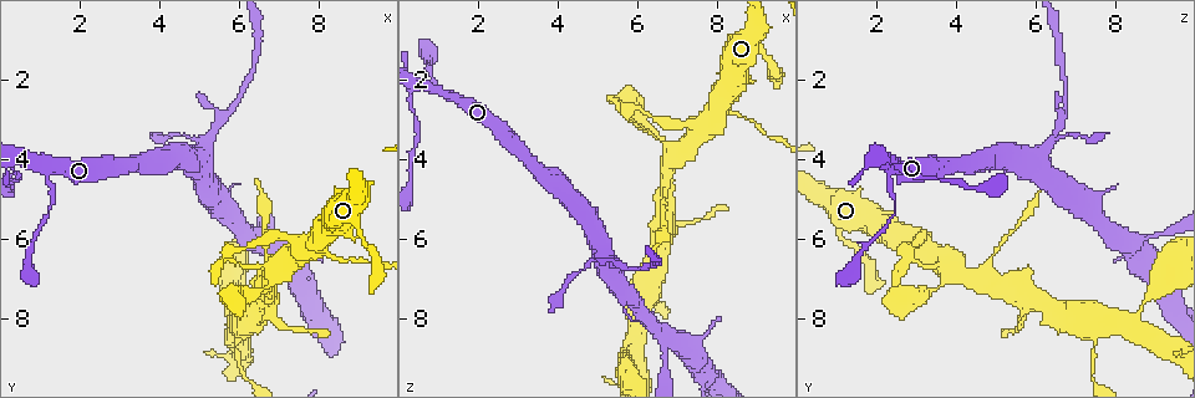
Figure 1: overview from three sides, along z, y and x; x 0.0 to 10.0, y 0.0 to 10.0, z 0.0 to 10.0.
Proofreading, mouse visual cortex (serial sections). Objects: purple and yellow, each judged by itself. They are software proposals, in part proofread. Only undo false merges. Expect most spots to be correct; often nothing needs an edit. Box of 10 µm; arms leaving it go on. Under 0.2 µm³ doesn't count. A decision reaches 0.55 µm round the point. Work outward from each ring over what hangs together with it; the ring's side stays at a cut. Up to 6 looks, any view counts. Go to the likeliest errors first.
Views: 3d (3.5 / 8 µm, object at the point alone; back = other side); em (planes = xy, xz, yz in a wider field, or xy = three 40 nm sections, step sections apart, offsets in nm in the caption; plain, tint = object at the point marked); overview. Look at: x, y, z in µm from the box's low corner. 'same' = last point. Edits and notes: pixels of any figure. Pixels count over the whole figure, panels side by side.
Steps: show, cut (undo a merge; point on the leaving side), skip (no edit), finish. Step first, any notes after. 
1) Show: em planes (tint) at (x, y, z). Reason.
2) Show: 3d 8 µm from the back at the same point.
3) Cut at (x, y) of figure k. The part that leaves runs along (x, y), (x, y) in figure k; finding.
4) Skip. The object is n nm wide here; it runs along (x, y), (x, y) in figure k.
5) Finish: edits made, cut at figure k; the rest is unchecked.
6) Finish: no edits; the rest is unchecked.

Show: 3d 3.5 µm at (0.70, 3.95, 2.15).

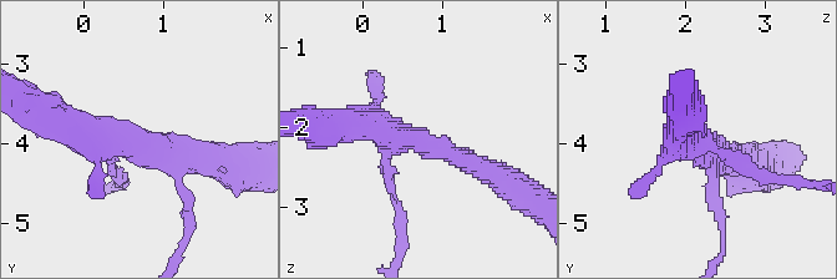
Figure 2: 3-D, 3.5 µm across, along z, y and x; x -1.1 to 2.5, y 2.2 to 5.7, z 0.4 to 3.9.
Show: em xy step 2 (tint) at (0.60, 4.00, 2.10). 4 arms meet here; the arms are 150, 150, 300, 300 nm wide; now the EM.

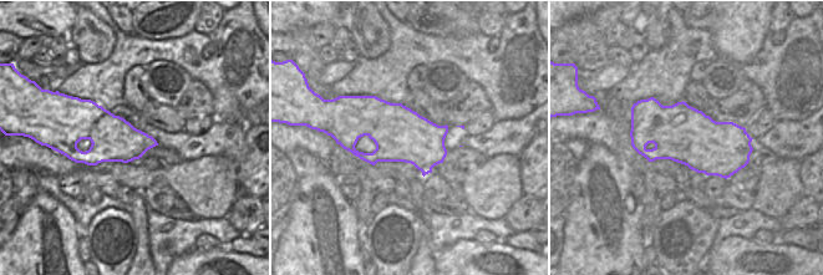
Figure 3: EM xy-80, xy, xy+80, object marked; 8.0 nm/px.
Skip. It runs along (487, 170), (402, 138), (387, 151), (391, 192) in figure 2; continuous, no second cell.

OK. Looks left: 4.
Show: em xy step 5 (tint) at (5.15, 3.85, 6.10). Arms part here.

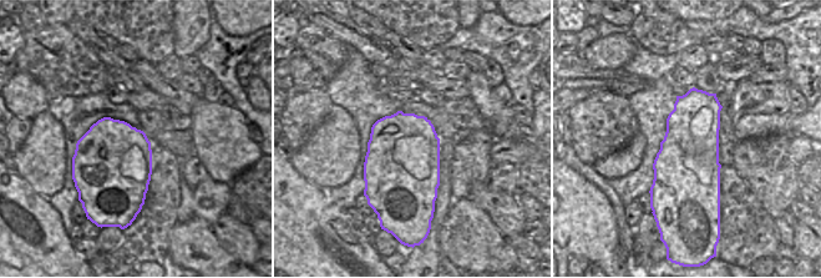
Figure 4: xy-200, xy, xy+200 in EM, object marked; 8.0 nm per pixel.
Show: 3d 3.5 µm at the same point. Wider look.

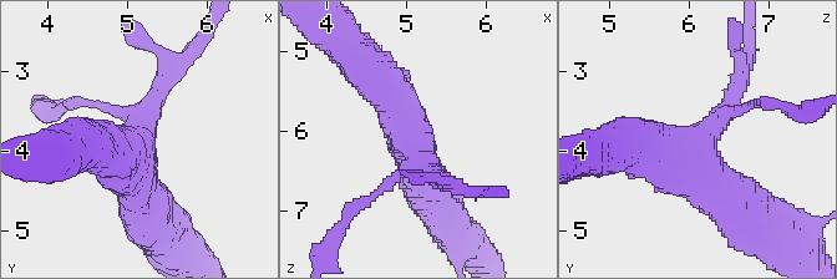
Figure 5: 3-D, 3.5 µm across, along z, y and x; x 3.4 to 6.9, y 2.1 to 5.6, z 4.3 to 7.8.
Skip. The arms are 300, 500, 600 nm wide; all the same cell.

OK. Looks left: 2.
Show: 3d 3.5 µm from the back at (8.10, 6.35, 2.85). Side arm on a straight run.

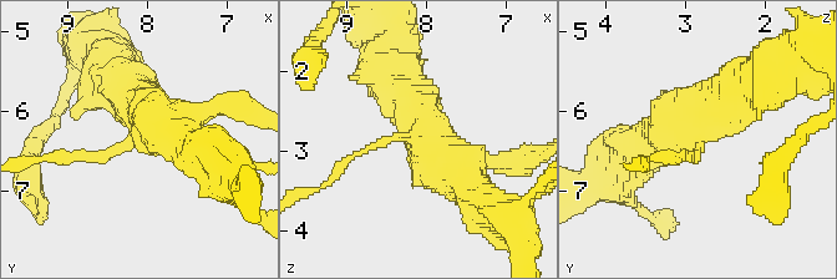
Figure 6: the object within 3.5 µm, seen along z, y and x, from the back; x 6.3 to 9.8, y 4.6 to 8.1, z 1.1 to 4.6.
Show: em xy step 2 (tint) at (8.15, 6.30, 2.85). Shape alone is not enough.

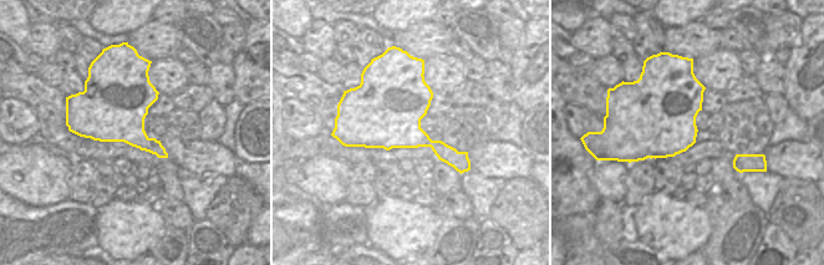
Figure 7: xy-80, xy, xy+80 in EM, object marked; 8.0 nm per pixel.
Skip. It runs along (400, 80), (430, 146), (480, 197) in figure 6; one cell here.

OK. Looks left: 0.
Finish: no edits; the rest is unchecked.

